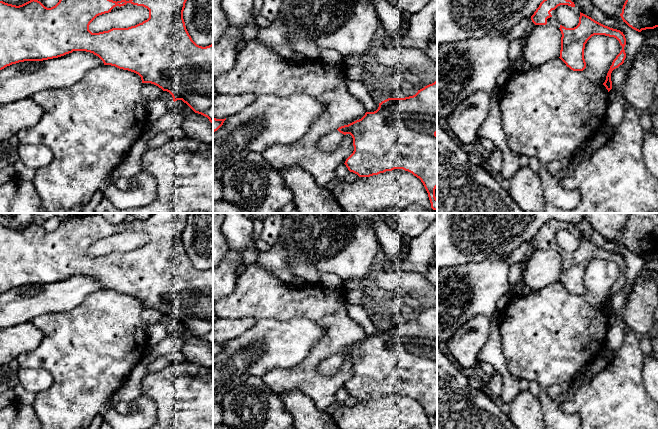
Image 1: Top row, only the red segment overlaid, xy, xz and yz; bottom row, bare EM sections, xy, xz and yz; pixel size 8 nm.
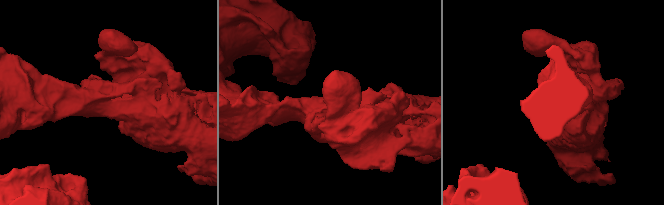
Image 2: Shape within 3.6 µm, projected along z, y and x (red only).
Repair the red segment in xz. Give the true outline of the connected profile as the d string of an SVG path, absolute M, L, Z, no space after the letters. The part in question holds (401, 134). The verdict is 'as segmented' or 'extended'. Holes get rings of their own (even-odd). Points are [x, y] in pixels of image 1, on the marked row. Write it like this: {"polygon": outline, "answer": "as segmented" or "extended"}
{"polygon": "M437 80L405 98L388 98L374 112L365 115L348 125L325 134L318 141L322 151L334 151L346 134L353 138L353 153L345 165L359 177L370 177L394 169L412 173L423 183L431 203L437 211Z", "answer": "extended"}

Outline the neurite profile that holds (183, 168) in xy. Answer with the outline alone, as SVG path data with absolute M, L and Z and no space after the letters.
M192 138L170 139L157 149L146 150L141 157L142 171L150 174L157 184L157 196L146 206L117 209L104 197L94 213L213 213L213 143Z

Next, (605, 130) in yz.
M603 123L600 128L599 128L599 131L598 131L598 134L604 136L604 137L609 137L611 135L614 134L612 128L607 124L607 123Z

